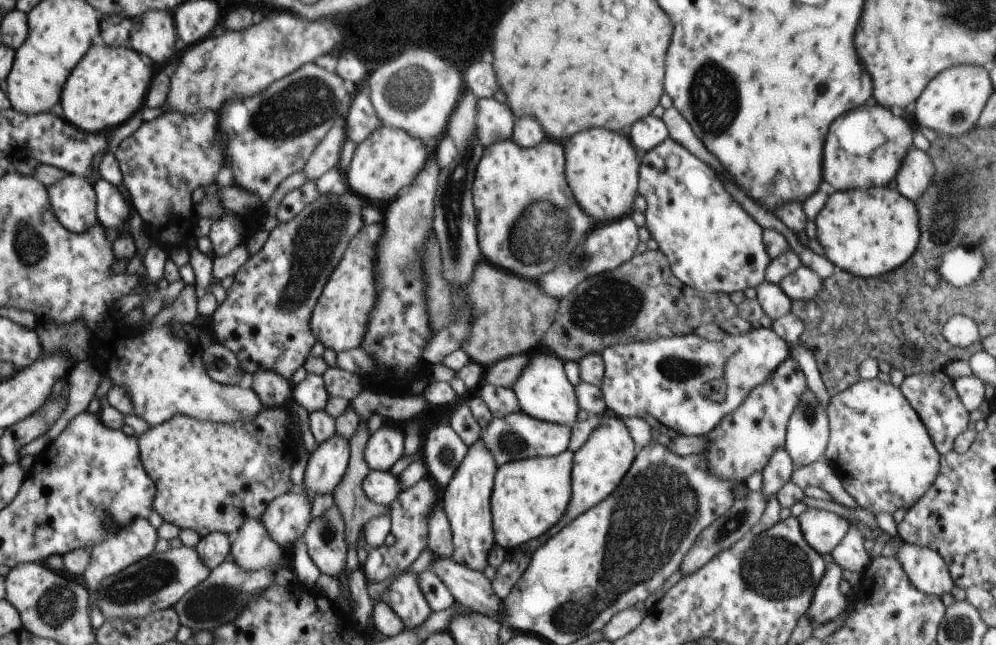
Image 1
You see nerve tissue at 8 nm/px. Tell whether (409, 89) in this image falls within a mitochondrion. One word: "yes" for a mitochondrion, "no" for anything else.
yes

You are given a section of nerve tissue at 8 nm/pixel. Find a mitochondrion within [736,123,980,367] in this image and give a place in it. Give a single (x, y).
(954, 198)

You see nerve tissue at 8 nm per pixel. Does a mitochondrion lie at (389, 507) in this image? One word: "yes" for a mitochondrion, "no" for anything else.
no

